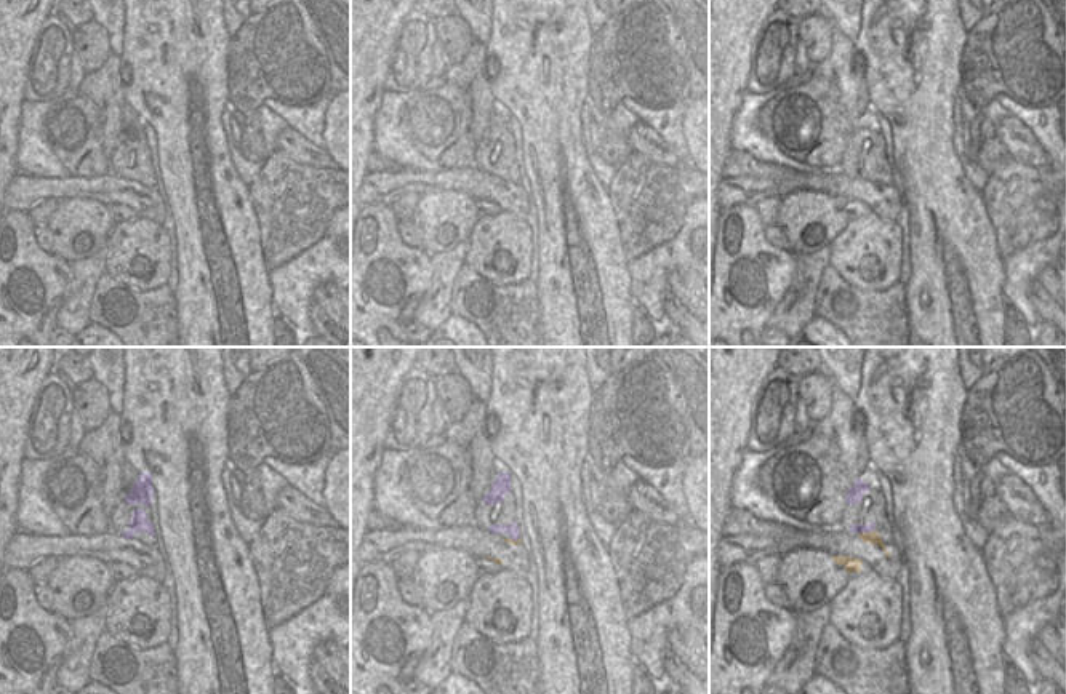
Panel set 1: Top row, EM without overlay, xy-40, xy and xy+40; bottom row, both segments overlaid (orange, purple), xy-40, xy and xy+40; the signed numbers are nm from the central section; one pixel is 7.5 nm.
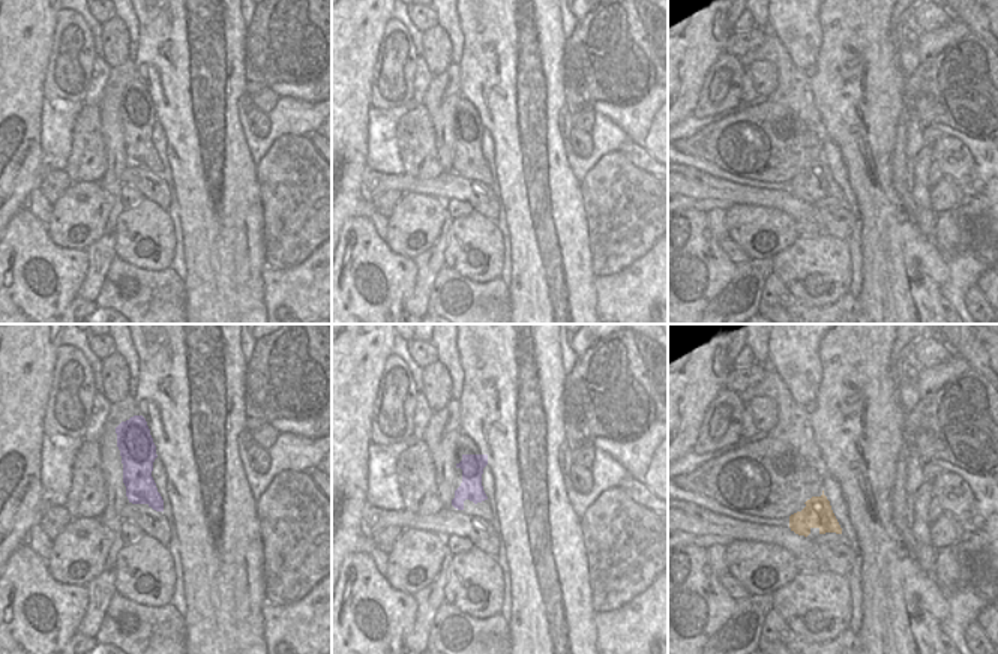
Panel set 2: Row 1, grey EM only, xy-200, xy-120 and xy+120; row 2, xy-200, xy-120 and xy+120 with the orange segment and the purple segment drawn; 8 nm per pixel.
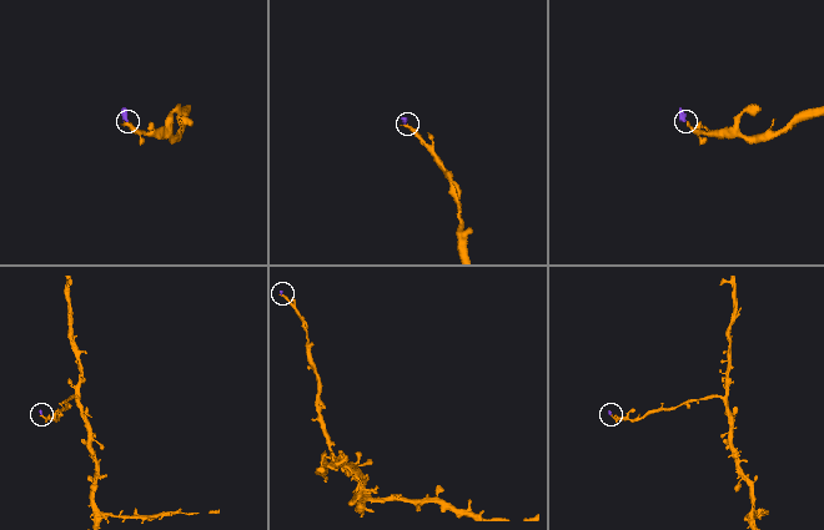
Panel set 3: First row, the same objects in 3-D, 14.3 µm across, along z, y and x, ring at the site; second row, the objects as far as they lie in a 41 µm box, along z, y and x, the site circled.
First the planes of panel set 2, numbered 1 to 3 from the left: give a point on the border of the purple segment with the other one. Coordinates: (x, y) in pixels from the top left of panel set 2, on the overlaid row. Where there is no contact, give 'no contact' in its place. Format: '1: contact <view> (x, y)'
1: no contact
2: no contact
3: no contact

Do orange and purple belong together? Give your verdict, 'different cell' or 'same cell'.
same cell

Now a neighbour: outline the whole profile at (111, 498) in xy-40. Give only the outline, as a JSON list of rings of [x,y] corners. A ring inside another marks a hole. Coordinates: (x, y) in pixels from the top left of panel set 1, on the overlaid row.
[[[106,489],[102,493],[102,507],[106,513],[112,513],[123,501],[125,494],[120,489]]]

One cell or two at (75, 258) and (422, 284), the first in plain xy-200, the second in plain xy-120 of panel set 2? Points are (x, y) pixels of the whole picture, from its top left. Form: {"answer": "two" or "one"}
{"answer": "two"}

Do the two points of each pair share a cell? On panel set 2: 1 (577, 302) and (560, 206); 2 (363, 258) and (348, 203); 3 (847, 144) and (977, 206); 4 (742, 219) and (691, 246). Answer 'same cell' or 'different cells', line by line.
1: same cell
2: different cells
3: different cells
4: different cells

